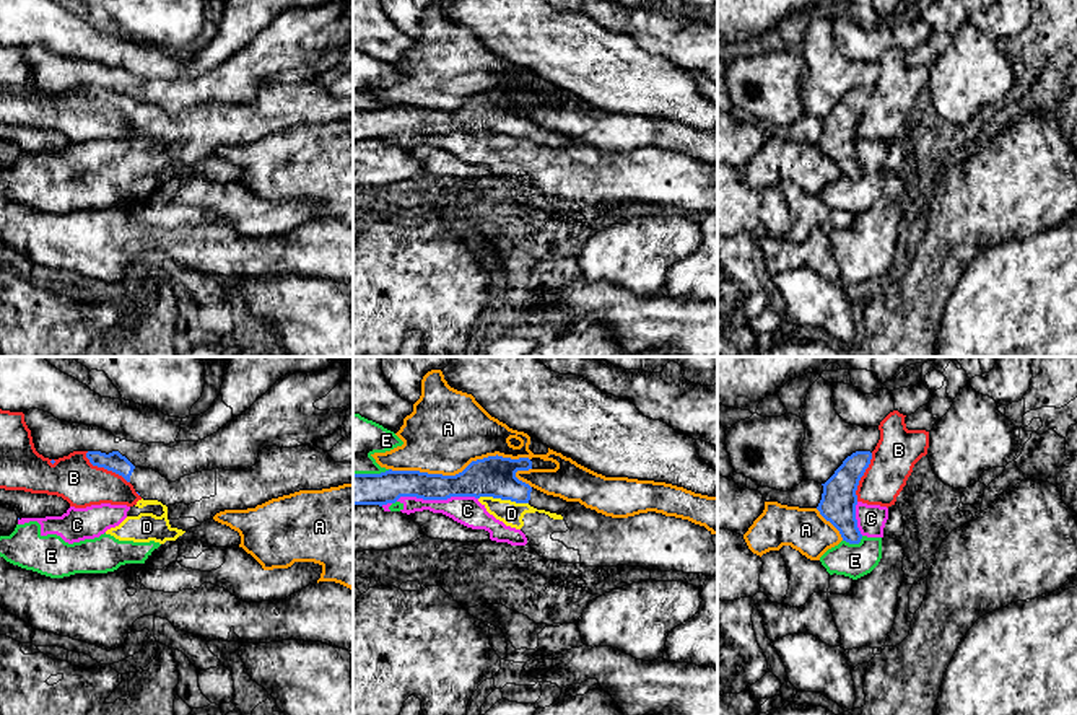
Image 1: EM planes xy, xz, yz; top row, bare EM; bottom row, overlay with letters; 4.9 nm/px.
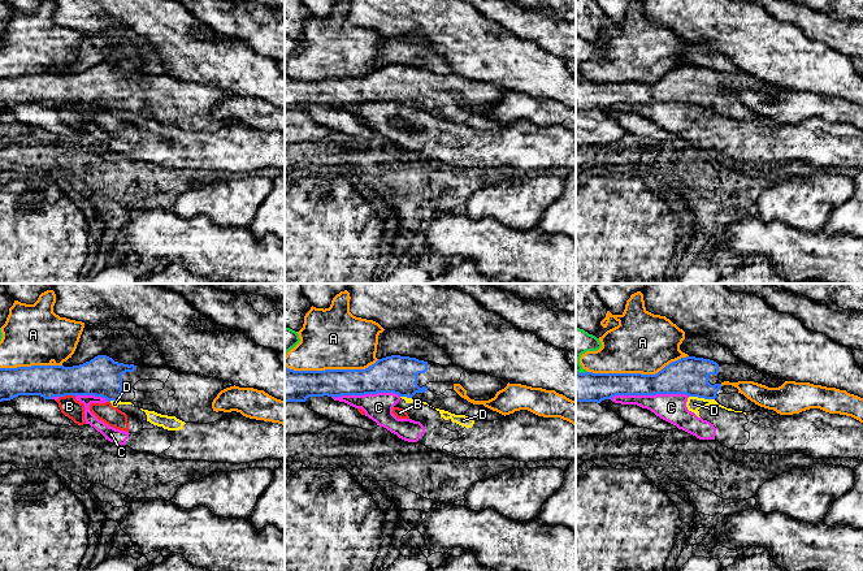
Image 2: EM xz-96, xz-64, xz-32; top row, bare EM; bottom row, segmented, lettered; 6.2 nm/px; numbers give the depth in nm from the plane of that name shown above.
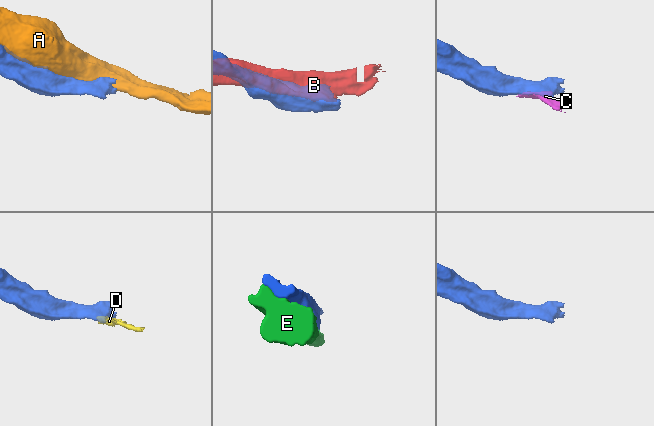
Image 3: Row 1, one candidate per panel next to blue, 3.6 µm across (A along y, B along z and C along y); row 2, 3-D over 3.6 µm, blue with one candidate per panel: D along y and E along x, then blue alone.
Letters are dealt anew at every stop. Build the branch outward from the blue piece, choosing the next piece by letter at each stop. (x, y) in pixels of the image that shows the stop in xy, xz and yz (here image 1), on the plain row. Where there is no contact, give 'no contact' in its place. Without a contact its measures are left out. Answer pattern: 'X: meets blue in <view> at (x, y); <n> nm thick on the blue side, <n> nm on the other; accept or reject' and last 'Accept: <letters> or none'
A: meets blue in xz at (459, 108); 200 nm thick on the blue side, 400 nm on the other; reject
B: meets blue in xy at (106, 103); 100 nm thick on the blue side, 220 nm on the other; reject
C: meets blue in xz at (436, 134); 190 nm thick on the blue side, 140 nm on the other; reject
D: meets blue in xz at (503, 134); 200 nm thick on the blue side, 120 nm on the other; reject
E: meets blue in yz at (853, 178); 180 nm thick on the blue side, 170 nm on the other; reject
Accept: none

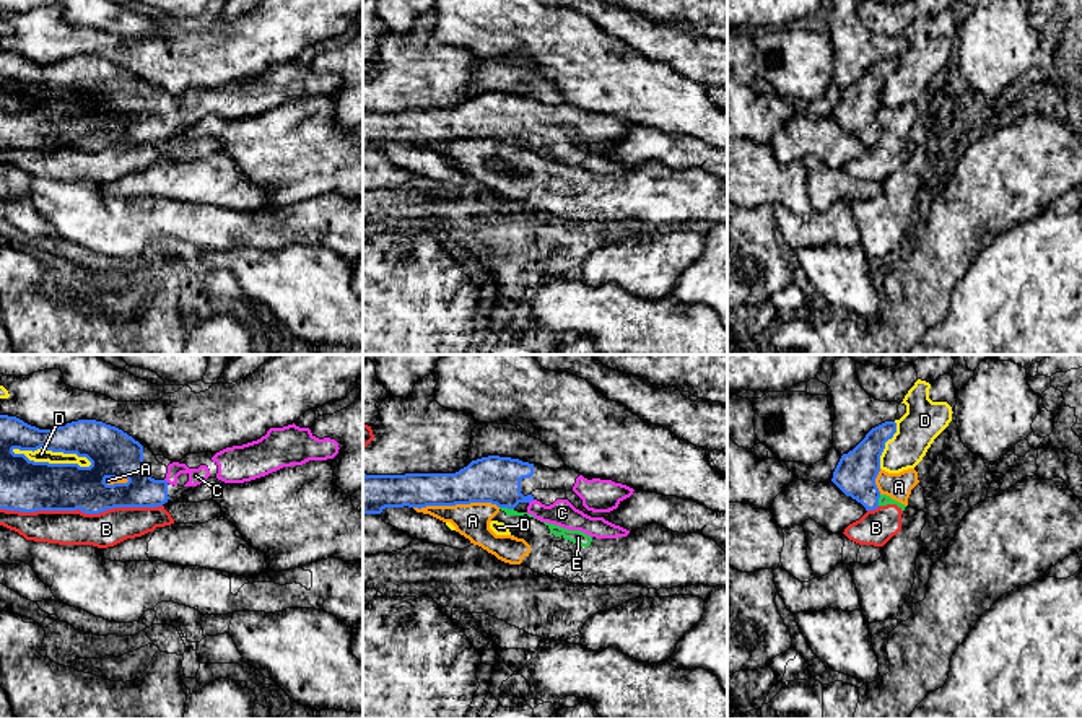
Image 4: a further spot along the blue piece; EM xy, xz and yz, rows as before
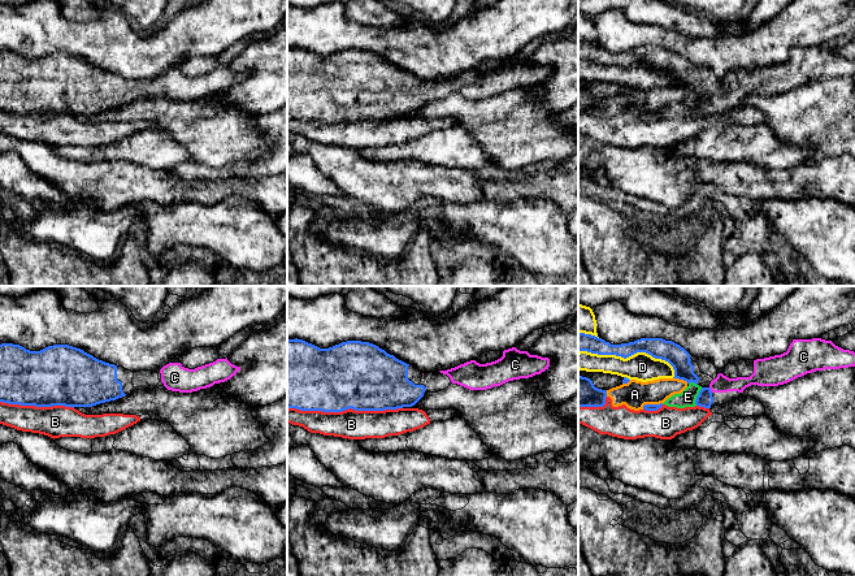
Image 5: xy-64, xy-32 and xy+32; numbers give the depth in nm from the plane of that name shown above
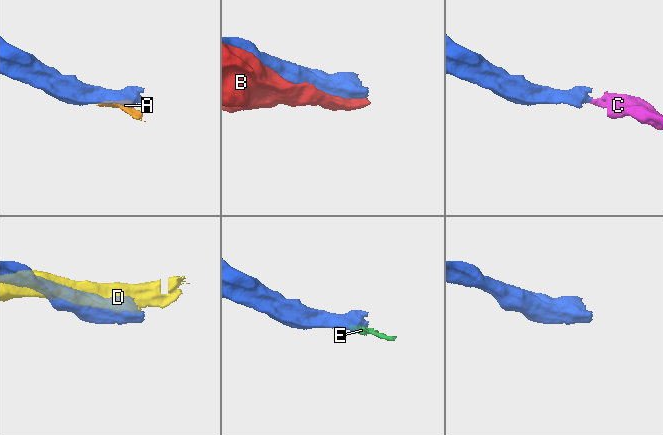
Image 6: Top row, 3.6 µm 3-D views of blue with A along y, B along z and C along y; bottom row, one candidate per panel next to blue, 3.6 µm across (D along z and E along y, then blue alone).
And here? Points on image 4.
A: meets blue in xz at (456, 139); 240 nm thick on the blue side, 170 nm on the other; reject
B: meets blue in xy at (80, 145); 240 nm thick on the blue side, 180 nm on the other; reject
C: meets blue in xz at (531, 135); 240 nm thick on the blue side, 130 nm on the other; accept
D: meets blue in xy at (52, 100); 260 nm thick on the blue side, 70 nm on the other; reject
E: meets blue in yz at (877, 135); 200 nm thick on the blue side, 60 nm on the other; reject
Accept: C

